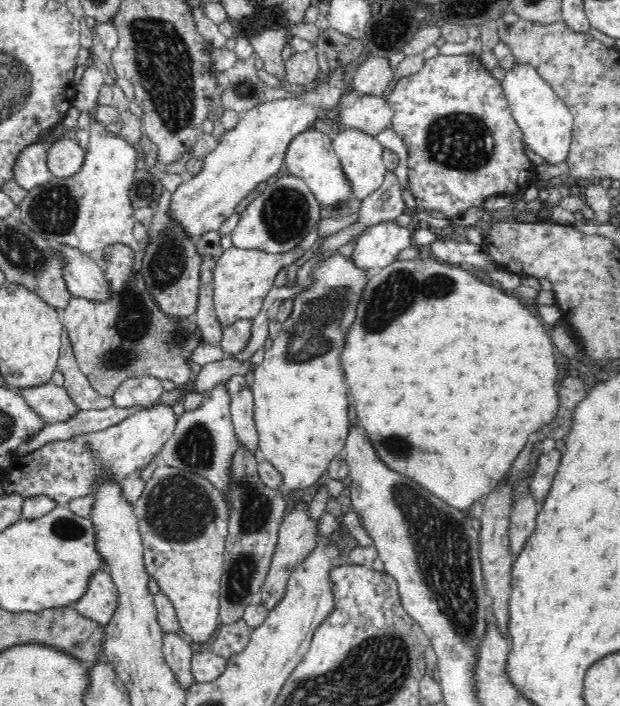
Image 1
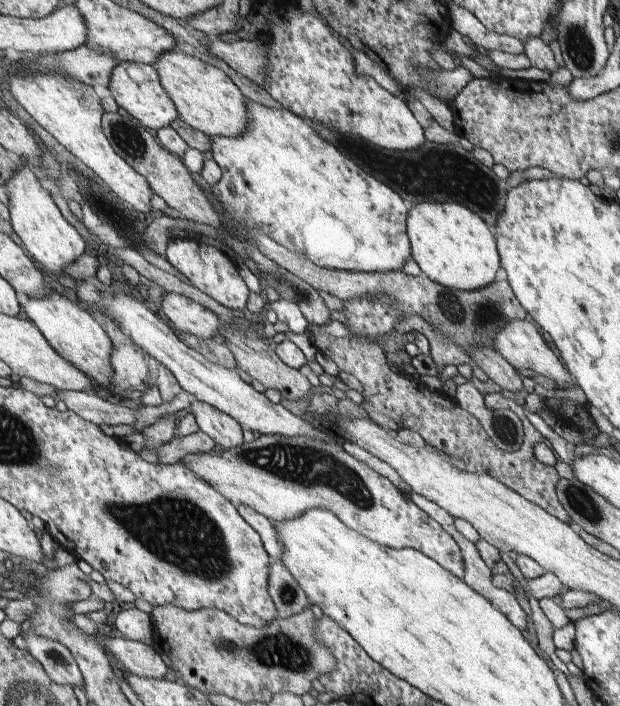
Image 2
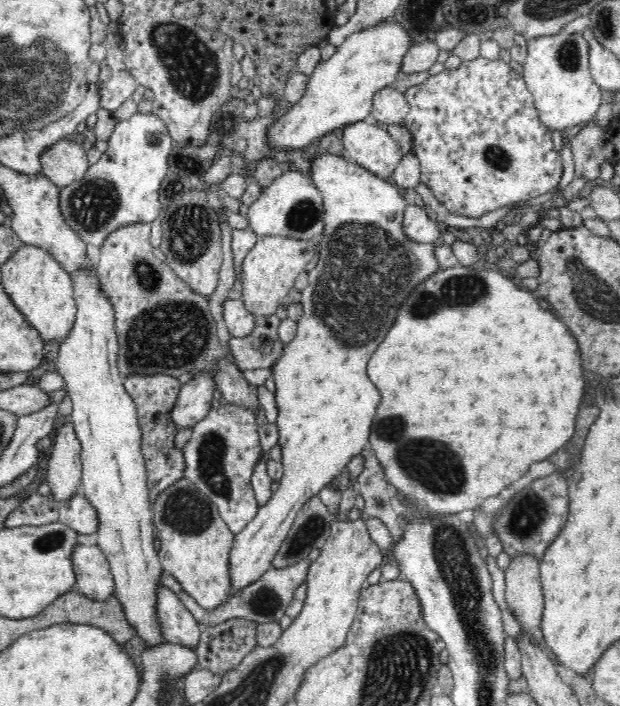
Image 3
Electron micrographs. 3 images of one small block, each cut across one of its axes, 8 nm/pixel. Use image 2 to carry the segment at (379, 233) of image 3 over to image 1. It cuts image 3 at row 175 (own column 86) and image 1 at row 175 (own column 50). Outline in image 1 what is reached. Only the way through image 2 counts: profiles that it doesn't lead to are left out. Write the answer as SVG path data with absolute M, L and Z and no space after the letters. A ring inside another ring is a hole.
M314 128L297 133L286 148L283 166L285 173L299 176L308 185L316 201L320 202L325 216L341 203L352 200L352 187L348 186L348 179L344 178L344 171L340 170L340 159L336 156L332 135L326 135Z

